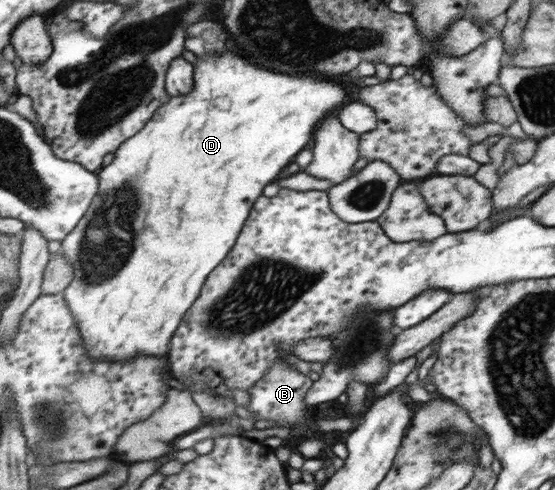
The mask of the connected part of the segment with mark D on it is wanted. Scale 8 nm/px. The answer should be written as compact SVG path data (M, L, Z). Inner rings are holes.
M231 45L220 55L197 56L195 67L195 87L191 93L171 97L163 106L160 106L145 128L133 138L125 141L114 159L109 165L104 166L98 173L101 181L101 192L91 203L86 217L79 222L78 228L69 233L61 242L61 250L65 256L75 263L75 278L66 288L63 295L67 299L75 320L79 323L89 356L95 360L133 361L135 357L147 355L165 357L170 352L170 344L177 332L179 325L185 318L187 310L193 306L202 294L201 288L206 284L205 280L219 265L229 256L231 248L235 246L242 234L242 228L250 218L251 204L255 198L261 197L261 190L265 184L269 184L277 174L279 168L285 168L291 162L291 156L305 148L305 144L311 140L311 132L317 126L317 120L323 120L335 108L345 104L347 90L343 84L335 80L327 80L324 76L289 76L287 74L275 74L264 68L255 66L245 55L237 52Z

